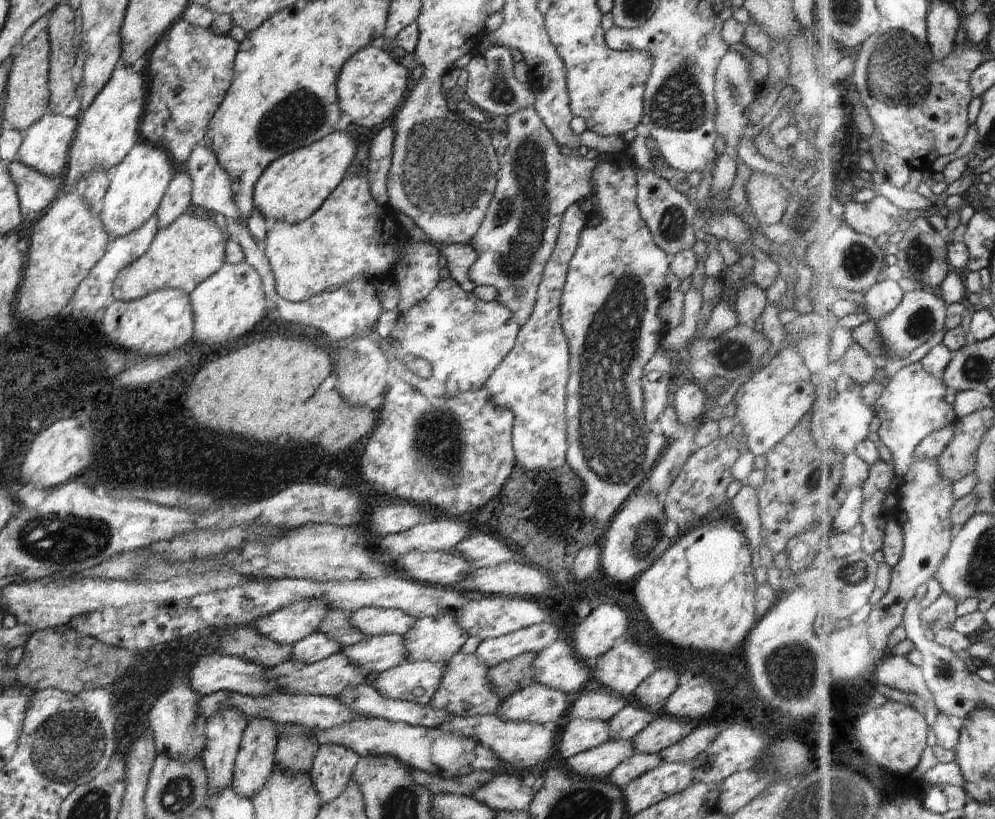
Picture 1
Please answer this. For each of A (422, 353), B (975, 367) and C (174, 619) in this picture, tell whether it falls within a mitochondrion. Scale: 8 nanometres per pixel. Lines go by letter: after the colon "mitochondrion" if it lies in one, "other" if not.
A: other
B: mitochondrion
C: other

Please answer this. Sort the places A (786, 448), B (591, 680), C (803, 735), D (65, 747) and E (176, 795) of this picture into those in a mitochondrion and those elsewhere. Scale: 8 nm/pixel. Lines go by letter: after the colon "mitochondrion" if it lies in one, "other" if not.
A: other
B: other
C: other
D: mitochondrion
E: mitochondrion

